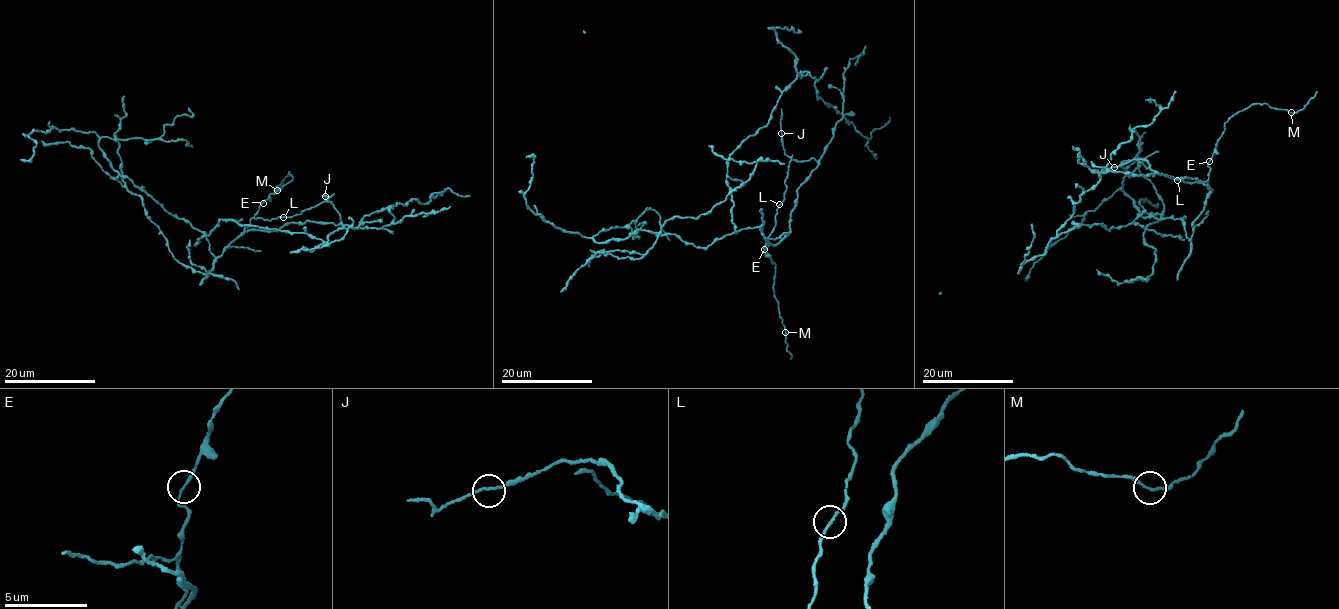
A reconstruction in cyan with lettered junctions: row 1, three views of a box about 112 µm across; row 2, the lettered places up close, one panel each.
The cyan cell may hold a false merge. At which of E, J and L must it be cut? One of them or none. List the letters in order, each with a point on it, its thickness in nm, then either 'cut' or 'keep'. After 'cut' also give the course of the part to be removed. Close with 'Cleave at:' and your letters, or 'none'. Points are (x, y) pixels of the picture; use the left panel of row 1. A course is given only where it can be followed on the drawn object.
E: at (263, 203); 140 nm thick; keep
J: at (325, 196); 140 nm thick; keep
L: at (283, 217); 140 nm thick; keep
Cleave at: none

